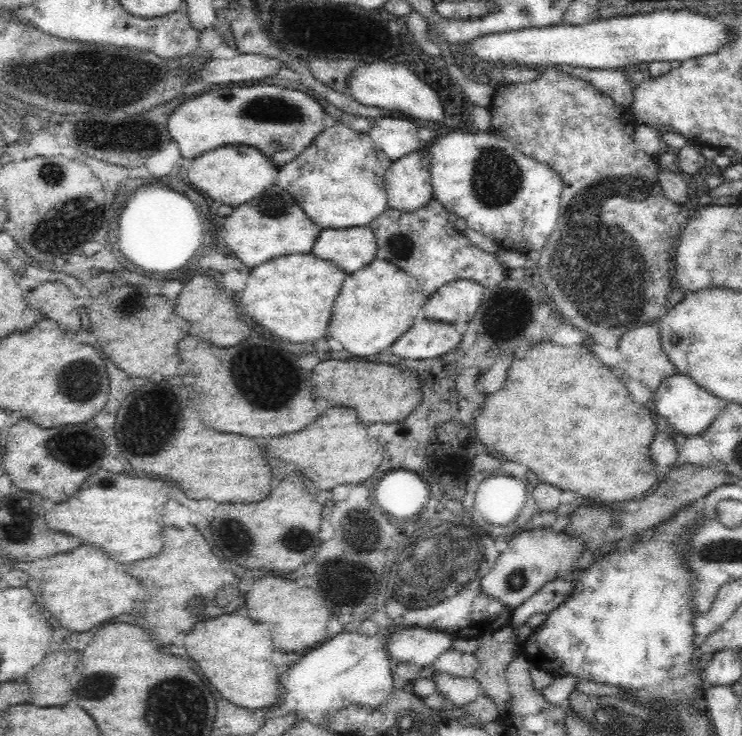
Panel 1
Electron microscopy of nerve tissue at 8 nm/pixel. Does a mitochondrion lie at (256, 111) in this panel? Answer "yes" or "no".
yes

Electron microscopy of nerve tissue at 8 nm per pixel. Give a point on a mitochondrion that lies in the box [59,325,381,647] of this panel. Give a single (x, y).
(261, 393)

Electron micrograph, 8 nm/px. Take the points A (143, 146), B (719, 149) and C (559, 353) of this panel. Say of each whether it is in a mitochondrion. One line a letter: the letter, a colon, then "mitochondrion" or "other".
A: other
B: other
C: other

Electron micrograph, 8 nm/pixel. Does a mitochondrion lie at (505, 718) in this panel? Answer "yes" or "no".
no

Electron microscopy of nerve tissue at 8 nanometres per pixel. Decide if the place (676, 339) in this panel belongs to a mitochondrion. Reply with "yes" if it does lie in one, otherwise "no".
yes

